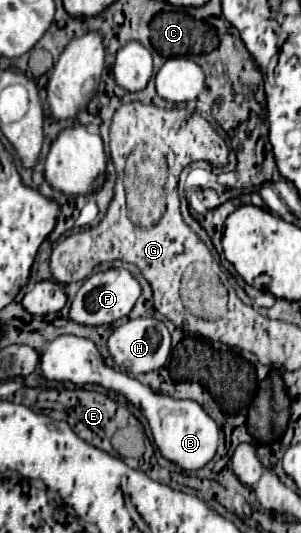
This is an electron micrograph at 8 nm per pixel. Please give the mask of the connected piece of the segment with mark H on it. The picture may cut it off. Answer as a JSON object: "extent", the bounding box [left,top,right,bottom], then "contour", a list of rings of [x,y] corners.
{"extent":[107,318,171,374],"contour":[[[135,318],[123,322],[119,328],[113,330],[113,334],[107,340],[109,354],[113,356],[115,364],[129,372],[129,374],[141,374],[141,372],[151,372],[161,368],[171,352],[171,332],[161,320],[155,318]]]}

